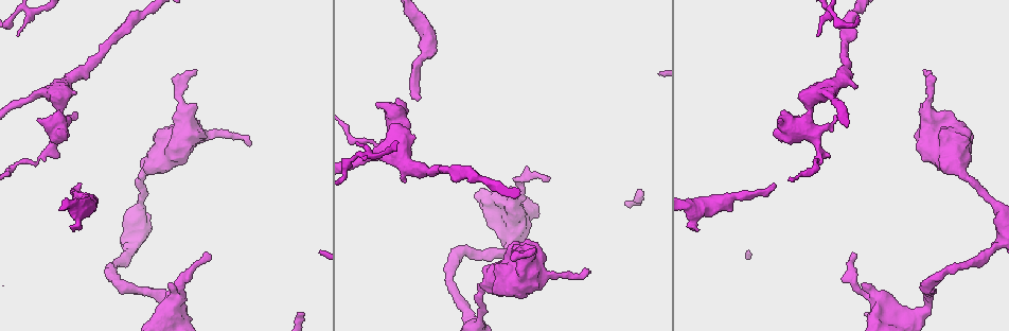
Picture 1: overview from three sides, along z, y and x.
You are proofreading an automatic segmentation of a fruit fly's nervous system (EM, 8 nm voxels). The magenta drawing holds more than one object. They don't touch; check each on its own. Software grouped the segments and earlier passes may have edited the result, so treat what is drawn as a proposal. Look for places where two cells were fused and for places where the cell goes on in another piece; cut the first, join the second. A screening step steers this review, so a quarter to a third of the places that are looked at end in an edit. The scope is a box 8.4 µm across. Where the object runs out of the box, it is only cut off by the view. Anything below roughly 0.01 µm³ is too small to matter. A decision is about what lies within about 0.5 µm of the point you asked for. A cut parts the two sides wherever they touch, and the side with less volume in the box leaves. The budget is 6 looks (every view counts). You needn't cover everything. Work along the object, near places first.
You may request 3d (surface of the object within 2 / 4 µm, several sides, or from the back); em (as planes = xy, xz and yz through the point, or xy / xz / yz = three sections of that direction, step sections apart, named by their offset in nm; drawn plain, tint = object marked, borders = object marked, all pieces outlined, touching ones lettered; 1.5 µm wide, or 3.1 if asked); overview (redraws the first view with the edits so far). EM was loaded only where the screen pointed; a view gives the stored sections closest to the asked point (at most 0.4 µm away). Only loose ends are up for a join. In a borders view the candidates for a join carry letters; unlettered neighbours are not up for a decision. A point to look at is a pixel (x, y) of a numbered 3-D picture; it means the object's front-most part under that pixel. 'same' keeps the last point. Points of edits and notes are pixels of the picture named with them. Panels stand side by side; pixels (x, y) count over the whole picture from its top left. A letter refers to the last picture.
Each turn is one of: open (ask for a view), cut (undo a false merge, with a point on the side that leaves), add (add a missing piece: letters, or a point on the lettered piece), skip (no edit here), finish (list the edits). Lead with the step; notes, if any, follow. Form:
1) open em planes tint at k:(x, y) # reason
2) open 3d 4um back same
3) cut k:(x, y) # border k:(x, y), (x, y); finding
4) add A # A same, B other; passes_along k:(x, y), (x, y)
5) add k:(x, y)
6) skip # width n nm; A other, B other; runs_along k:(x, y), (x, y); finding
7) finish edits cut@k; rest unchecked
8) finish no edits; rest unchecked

open em planes borders at 1:(773, 184) # thin end

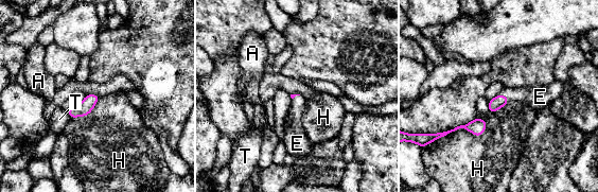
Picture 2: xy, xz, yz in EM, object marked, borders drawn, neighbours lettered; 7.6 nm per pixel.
add E # A other, E same, H other, T other; passes_along 2:(499, 101), (505, 97), (538, 98); the cell continues

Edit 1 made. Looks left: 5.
open overview # redraw

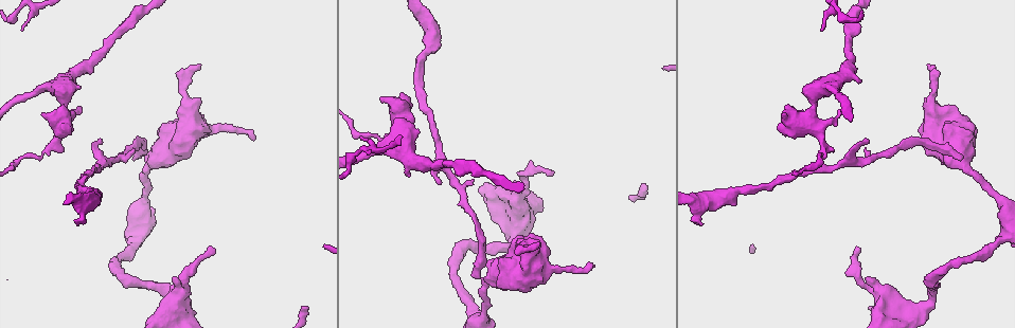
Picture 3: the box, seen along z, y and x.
open em xz step 8 tint at 3:(21, 31) # tapers out

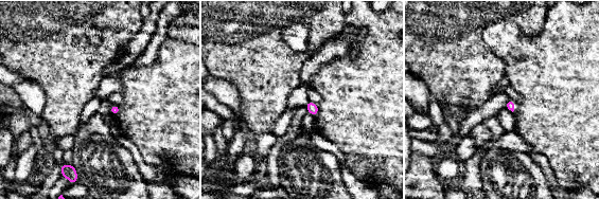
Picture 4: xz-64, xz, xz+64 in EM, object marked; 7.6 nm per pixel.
open em planes borders same # cut it another way

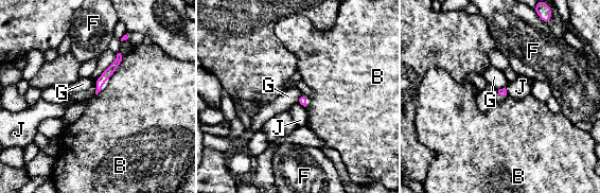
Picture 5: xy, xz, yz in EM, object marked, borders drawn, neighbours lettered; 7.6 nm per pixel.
skip # B other, F other, G other, J other; border 5:(122, 59), (109, 77); none of them fits

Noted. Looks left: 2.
finish edits add@2; rest unchecked

